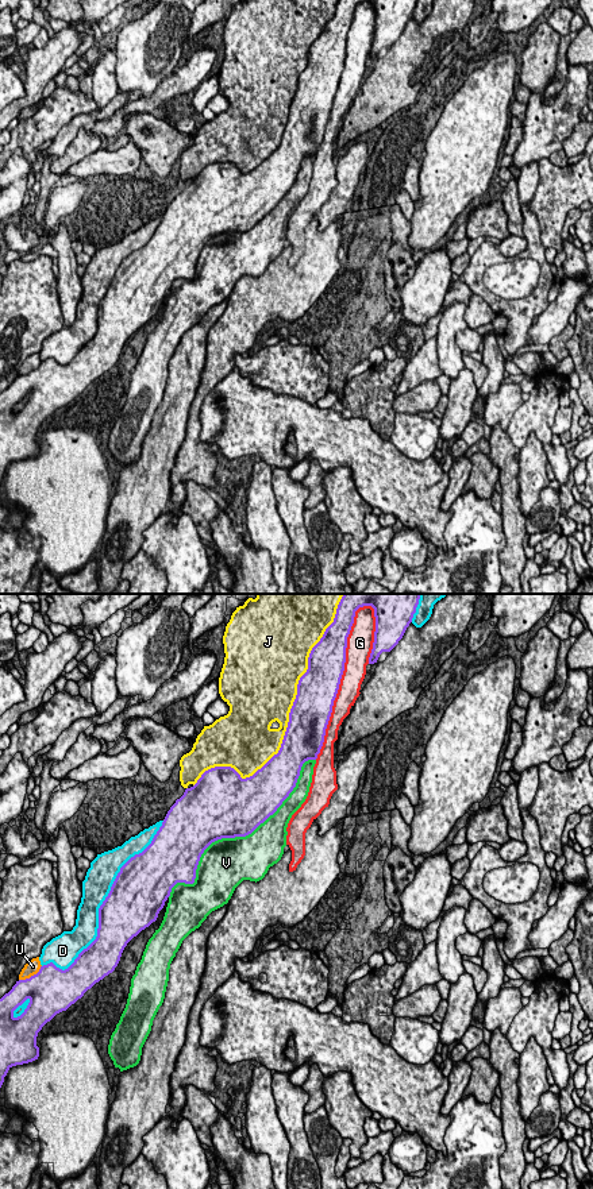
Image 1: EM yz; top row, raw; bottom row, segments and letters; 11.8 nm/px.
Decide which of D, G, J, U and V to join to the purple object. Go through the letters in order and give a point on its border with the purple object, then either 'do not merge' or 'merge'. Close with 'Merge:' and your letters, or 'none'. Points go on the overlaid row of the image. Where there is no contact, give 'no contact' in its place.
D: yz (101, 904) | do not merge
G: yz (341, 678) | do not merge
J: yz (289, 717) | do not merge
U: yz (31, 976) | do not merge
V: yz (238, 836) | do not merge
Merge: none

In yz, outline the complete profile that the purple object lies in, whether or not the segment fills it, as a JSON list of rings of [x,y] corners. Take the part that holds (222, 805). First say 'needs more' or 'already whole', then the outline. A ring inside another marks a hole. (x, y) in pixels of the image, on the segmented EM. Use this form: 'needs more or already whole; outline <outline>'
already whole; outline [[[343,594],[334,622],[309,653],[308,669],[299,680],[297,695],[278,753],[246,779],[231,767],[205,771],[197,783],[186,788],[170,807],[151,844],[120,868],[108,896],[99,908],[96,939],[68,969],[62,970],[53,962],[43,965],[36,974],[16,981],[0,999],[0,1088],[12,1066],[38,1059],[36,1036],[42,1027],[115,970],[127,943],[157,920],[172,888],[177,883],[195,883],[204,850],[217,839],[251,834],[293,791],[303,764],[317,758],[344,671],[347,637],[355,611],[363,606],[374,609],[376,632],[369,657],[369,664],[374,664],[382,652],[390,652],[403,638],[416,613],[419,599],[420,594]],[[27,999],[30,1000],[27,1008],[15,1018],[14,1011]]]

